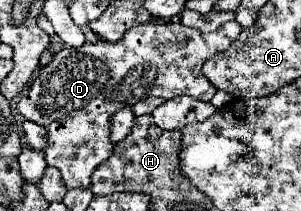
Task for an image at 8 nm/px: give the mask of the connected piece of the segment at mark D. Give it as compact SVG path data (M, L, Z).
M236 21L224 23L212 33L200 33L180 23L144 23L132 27L116 41L84 43L82 47L64 47L52 61L36 71L32 85L26 89L16 109L48 131L48 143L42 153L48 165L54 165L68 189L88 187L92 171L112 155L110 119L124 105L134 105L146 97L172 99L190 95L210 101L216 87L202 75L202 63L230 47L240 35Z

